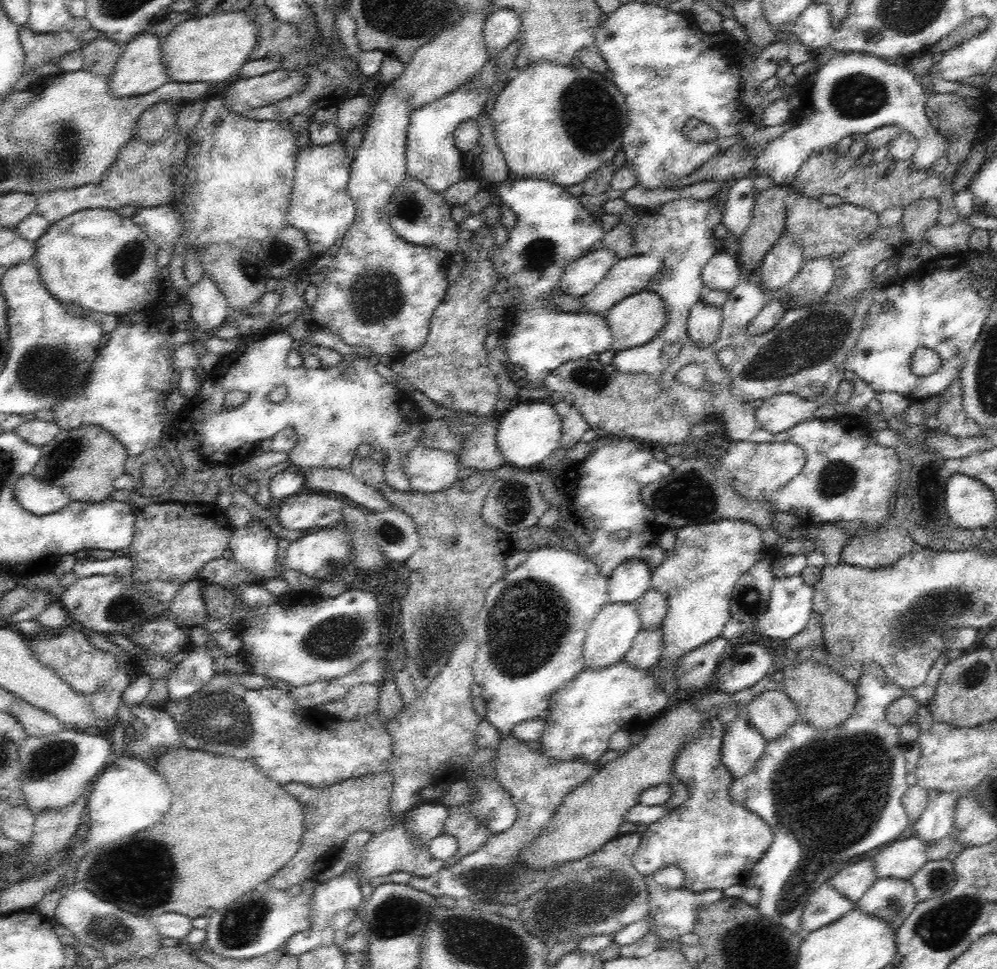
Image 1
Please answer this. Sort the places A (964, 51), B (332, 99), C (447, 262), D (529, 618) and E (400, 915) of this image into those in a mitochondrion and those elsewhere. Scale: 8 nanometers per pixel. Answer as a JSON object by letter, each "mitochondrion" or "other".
{"A":"other","B":"other","C":"other","D":"mitochondrion","E":"mitochondrion"}

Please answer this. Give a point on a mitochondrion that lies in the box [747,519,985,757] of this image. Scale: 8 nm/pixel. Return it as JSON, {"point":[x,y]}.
{"point":[936,606]}

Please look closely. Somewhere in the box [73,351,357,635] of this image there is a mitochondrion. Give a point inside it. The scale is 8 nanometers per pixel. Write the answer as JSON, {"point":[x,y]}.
{"point":[123,609]}

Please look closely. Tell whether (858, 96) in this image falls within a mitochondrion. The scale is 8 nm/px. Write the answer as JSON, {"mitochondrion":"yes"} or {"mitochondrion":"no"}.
{"mitochondrion":"yes"}

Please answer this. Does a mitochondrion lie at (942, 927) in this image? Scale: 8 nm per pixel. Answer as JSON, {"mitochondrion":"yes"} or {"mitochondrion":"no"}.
{"mitochondrion":"yes"}

